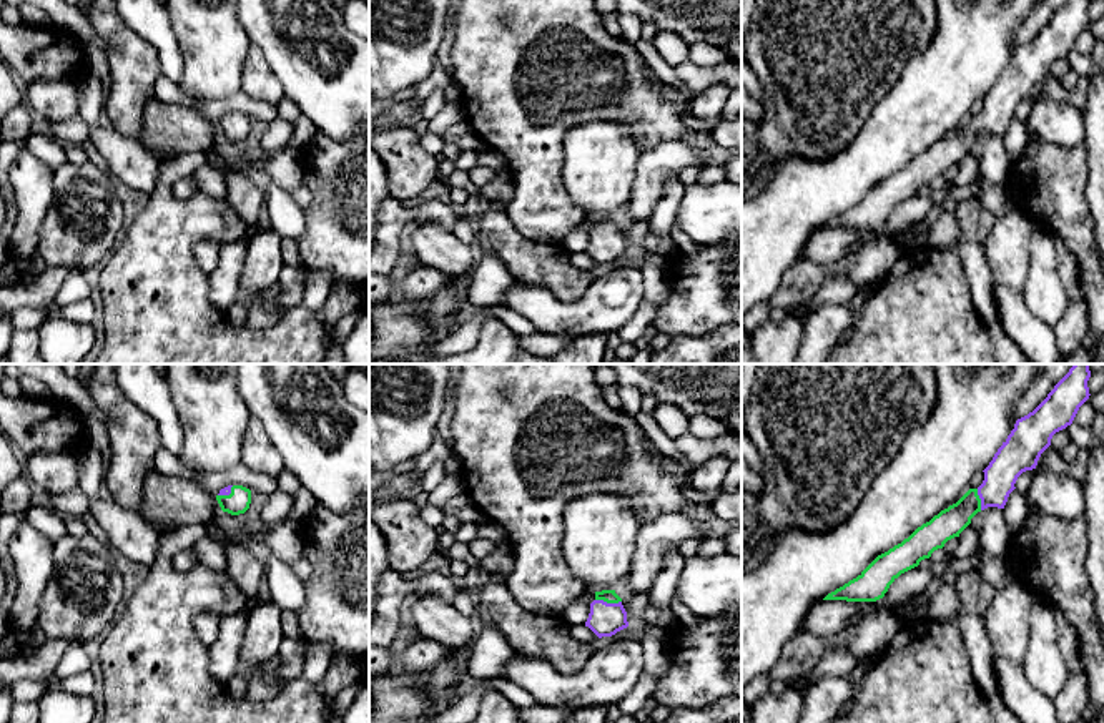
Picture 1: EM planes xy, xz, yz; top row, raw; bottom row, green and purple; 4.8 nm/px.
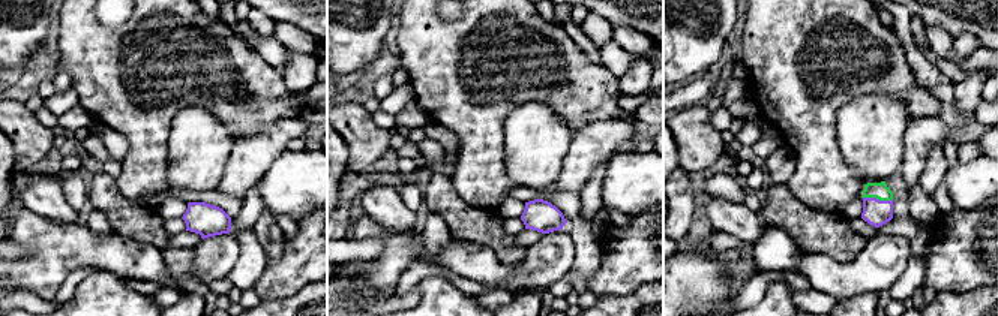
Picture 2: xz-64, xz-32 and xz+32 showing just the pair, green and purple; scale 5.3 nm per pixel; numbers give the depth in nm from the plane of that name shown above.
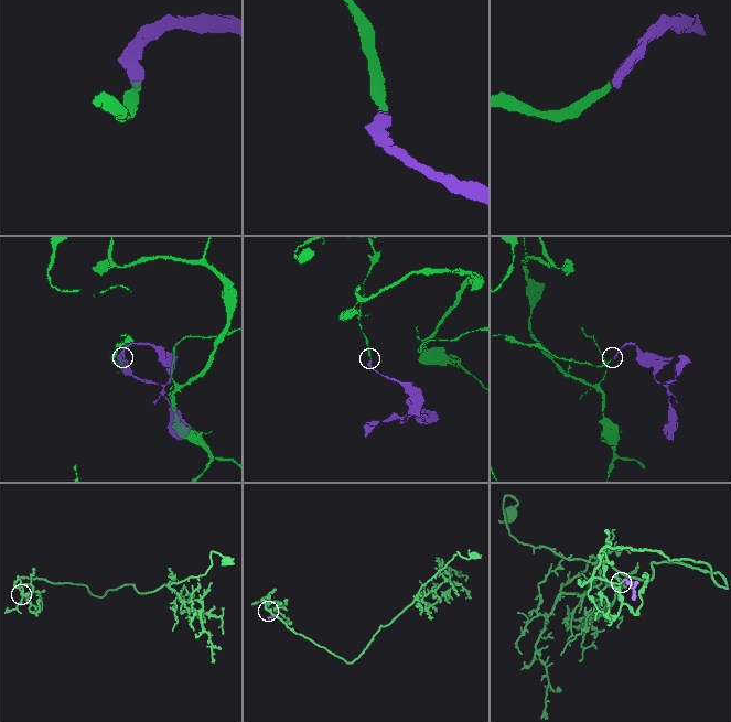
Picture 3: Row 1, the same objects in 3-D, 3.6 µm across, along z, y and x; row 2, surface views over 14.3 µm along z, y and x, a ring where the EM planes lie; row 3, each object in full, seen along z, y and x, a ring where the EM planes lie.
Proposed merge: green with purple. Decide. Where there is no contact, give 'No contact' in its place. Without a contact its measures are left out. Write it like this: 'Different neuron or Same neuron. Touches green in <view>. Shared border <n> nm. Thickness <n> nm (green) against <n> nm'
Same neuron. Touches green in xz. Shared border 130 nm. Thickness 60 nm (green) against 160 nm

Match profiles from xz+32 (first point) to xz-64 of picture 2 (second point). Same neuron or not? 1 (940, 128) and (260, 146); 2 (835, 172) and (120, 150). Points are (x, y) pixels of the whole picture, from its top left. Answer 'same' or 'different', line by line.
1: same
2: different

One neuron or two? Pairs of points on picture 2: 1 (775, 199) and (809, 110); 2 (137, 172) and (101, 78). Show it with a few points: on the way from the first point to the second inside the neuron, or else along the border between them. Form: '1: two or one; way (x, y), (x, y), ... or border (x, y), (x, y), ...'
1: two; border (785, 184), (800, 201), (812, 207)
2: one; way (138, 149), (138, 116), (125, 102)

